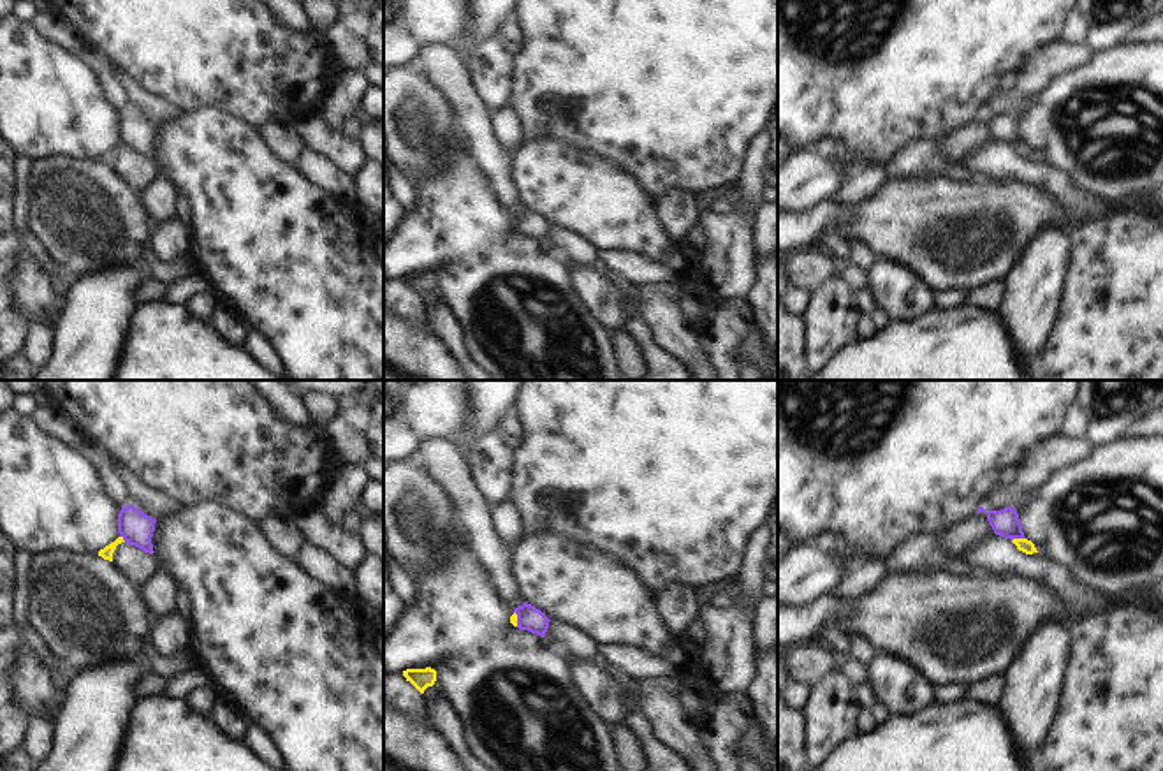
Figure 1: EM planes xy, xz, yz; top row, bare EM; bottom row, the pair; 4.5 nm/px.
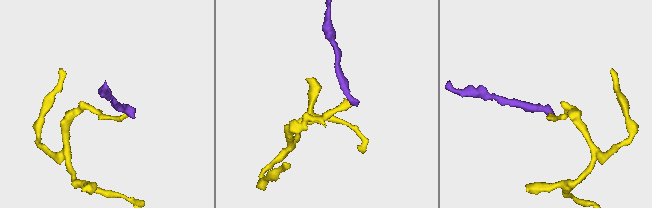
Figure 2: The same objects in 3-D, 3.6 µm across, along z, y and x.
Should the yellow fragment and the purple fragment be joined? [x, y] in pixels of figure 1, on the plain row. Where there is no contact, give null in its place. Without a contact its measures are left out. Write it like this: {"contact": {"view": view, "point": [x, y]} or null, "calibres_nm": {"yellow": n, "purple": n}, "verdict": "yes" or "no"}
{"contact": {"view": "yz", "point": [1017, 145]}, "calibres_nm": {"yellow": 70, "purple": 120}, "verdict": "yes"}

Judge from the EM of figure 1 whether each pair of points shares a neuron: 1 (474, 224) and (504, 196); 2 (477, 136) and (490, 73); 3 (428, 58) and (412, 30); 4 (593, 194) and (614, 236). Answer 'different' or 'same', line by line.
1: different
2: different
3: different
4: same

